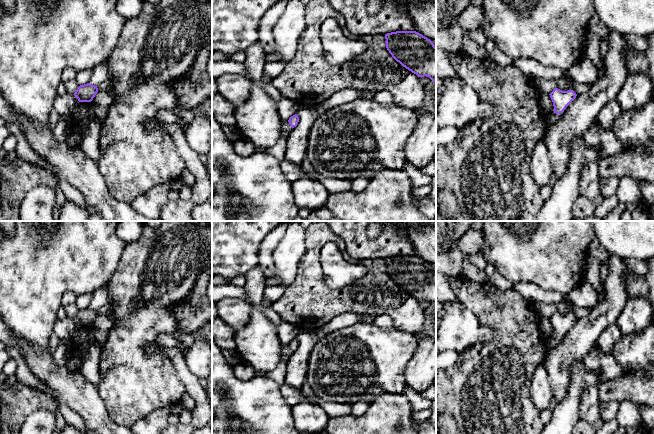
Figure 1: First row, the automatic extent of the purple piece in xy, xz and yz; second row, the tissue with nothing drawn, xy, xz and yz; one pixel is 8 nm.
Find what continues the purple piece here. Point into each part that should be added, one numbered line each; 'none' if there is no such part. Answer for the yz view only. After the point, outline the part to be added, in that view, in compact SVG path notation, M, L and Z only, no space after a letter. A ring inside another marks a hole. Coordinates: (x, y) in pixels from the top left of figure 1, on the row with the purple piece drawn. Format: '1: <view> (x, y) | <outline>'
1: yz (552, 118) | M554 111L551 114L545 116L547 128L549 128L554 123L556 123L561 118L561 116L562 116L562 113L556 114Z

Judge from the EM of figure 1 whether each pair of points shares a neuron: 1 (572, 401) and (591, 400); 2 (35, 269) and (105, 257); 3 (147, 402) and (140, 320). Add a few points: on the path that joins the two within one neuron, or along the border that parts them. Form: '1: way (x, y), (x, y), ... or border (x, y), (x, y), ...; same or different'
1: border (596, 384), (588, 387), (581, 394), (578, 419); different
2: way (52, 257), (88, 257); same
3: way (136, 382), (136, 340); same

